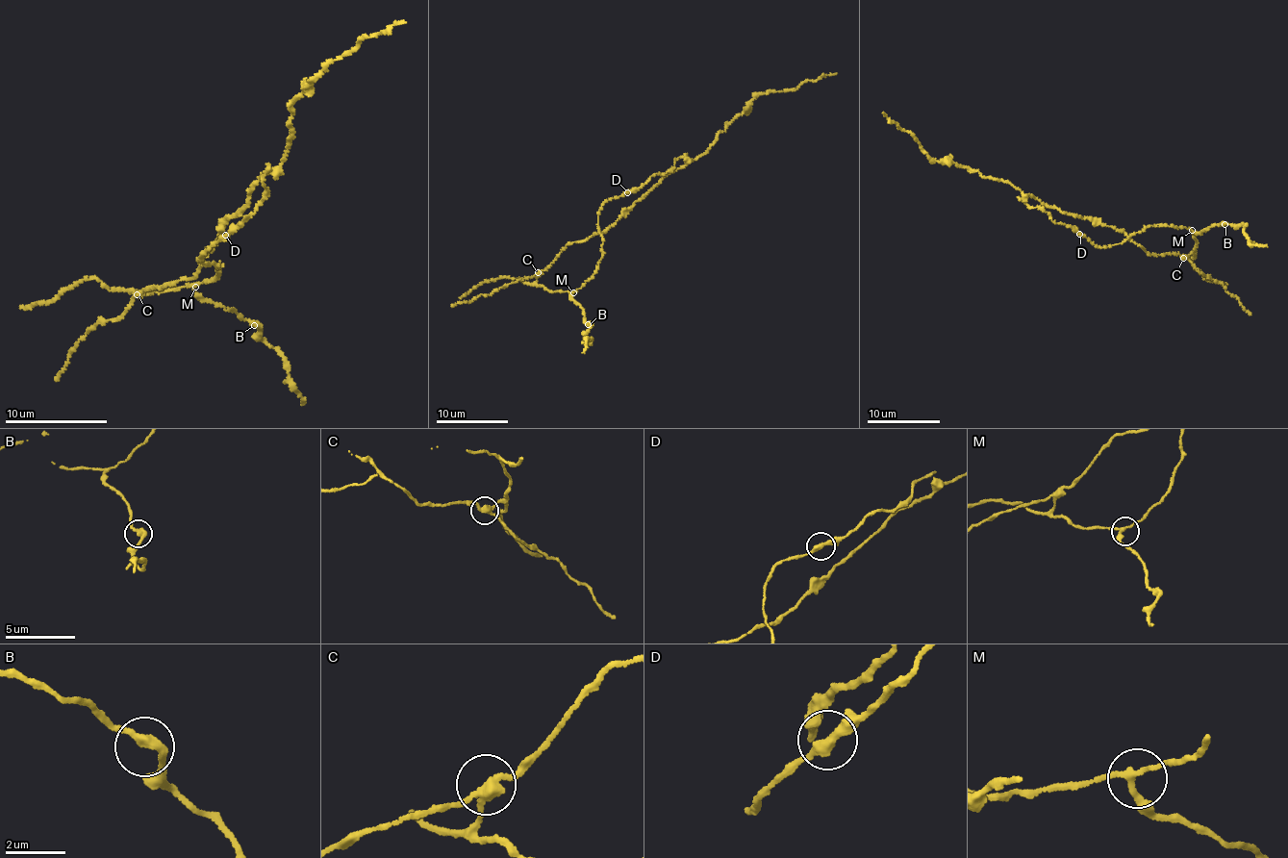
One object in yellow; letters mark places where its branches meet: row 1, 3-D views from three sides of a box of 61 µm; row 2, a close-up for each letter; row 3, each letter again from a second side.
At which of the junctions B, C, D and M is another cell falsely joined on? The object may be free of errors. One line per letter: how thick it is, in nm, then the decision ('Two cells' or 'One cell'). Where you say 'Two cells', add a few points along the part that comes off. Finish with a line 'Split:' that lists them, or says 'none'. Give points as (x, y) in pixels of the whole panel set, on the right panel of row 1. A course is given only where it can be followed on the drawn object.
B: Thickness 300 nm. One cell
C: Thickness 280 nm. Two cells. Course of the part to remove: (1184, 258), (1175, 252), (1150, 254), (1123, 233), (1044, 204), (1004, 181), (933, 160), (915, 138), (882, 113)
D: Thickness 320 nm. One cell
M: Thickness 170 nm. One cell
Split: C

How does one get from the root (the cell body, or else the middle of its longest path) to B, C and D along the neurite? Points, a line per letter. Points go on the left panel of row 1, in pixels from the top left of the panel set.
B: (190, 278), (138, 294), (134, 291), (189, 287), (204, 299), (228, 308), (254, 325)
C: (190, 278), (171, 282), (164, 288), (143, 289), (137, 295)
D: (190, 278), (134, 291), (164, 291), (216, 277), (219, 265), (205, 265), (197, 258), (225, 235)

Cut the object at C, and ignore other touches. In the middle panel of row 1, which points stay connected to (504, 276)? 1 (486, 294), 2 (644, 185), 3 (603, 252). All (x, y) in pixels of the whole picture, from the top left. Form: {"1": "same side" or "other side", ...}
{"1": "other side", "2": "same side", "3": "same side"}

